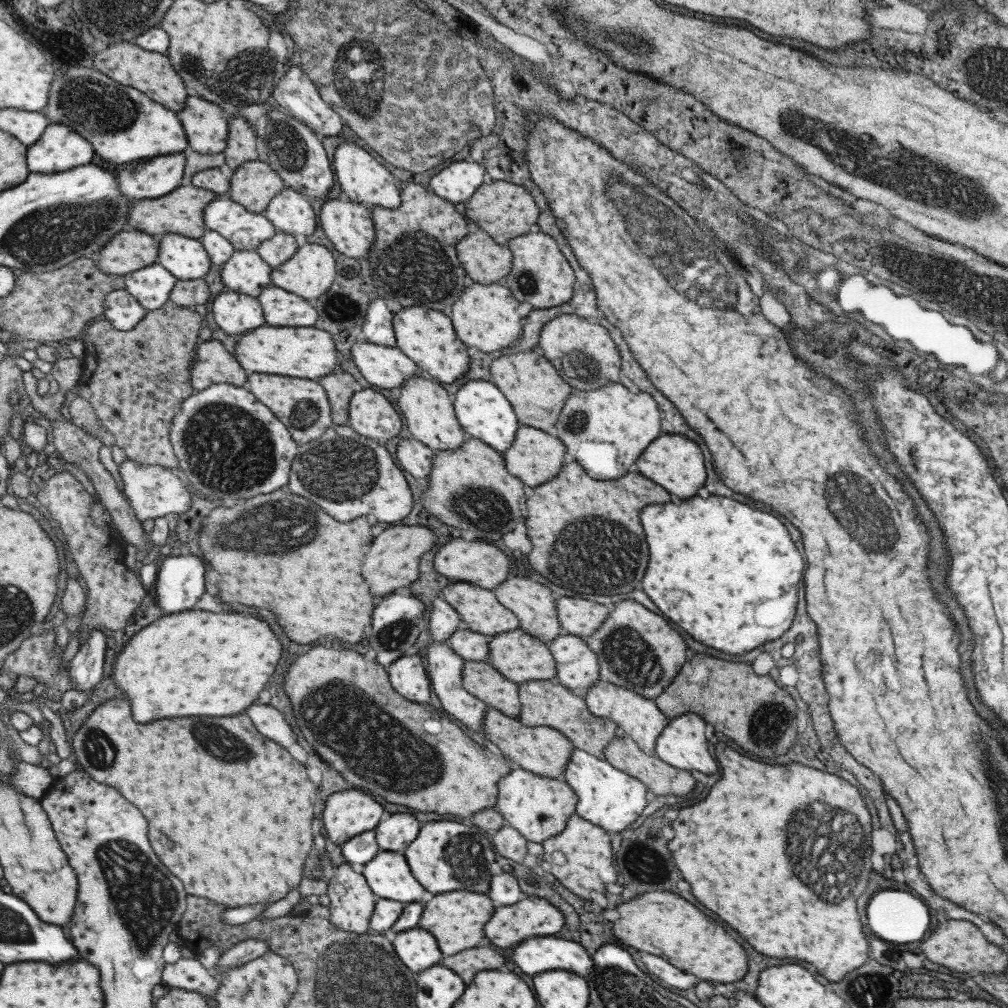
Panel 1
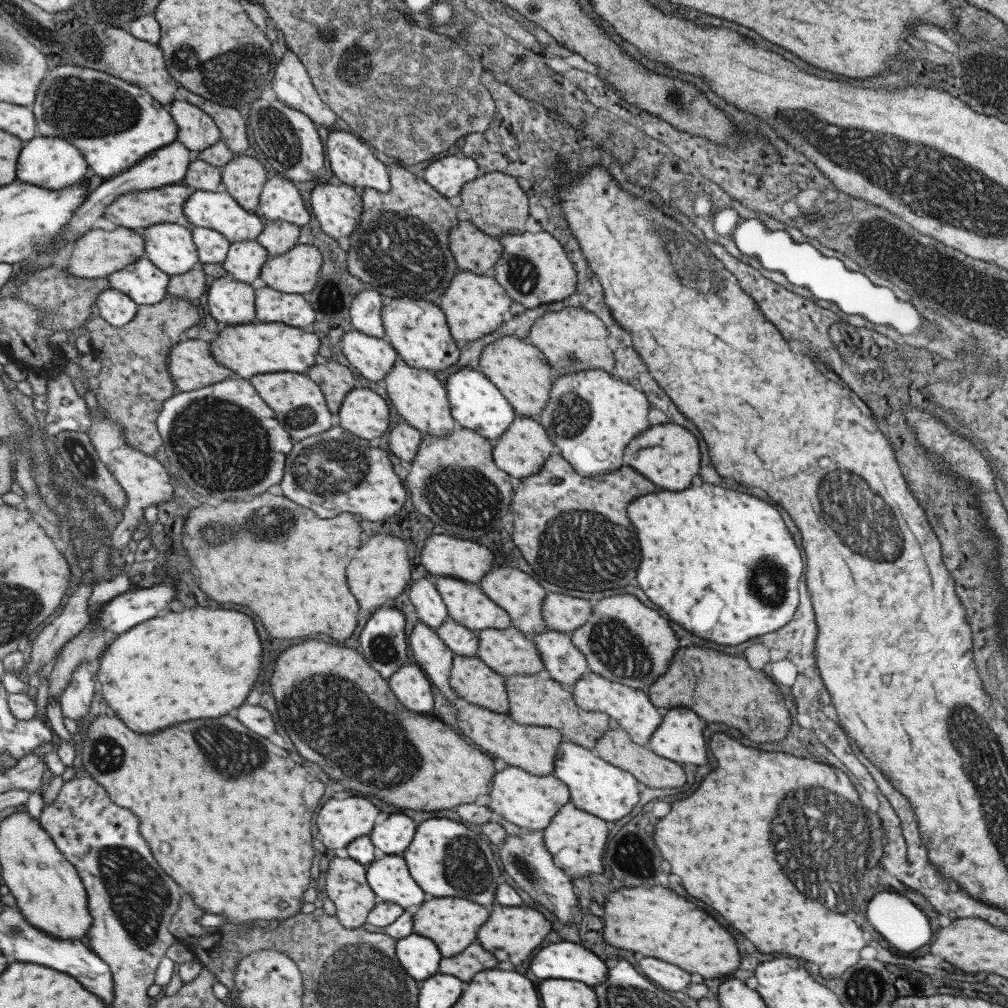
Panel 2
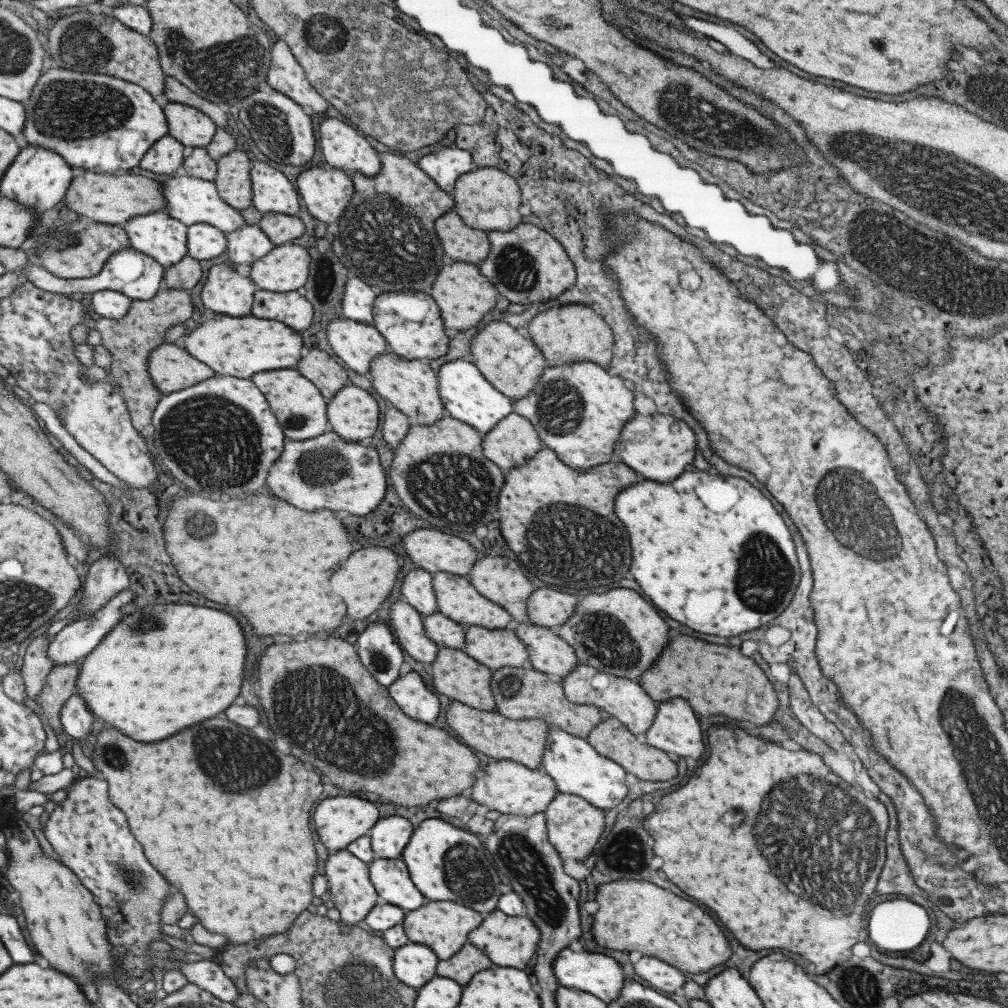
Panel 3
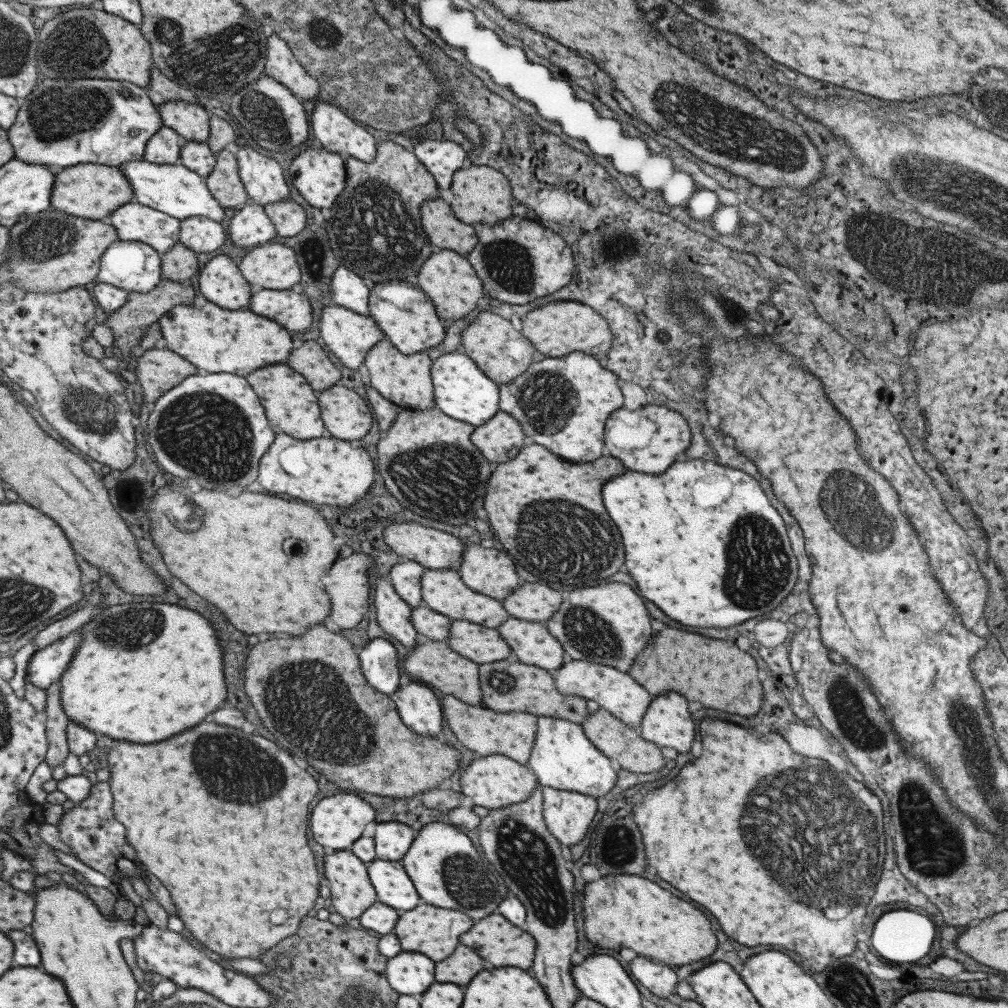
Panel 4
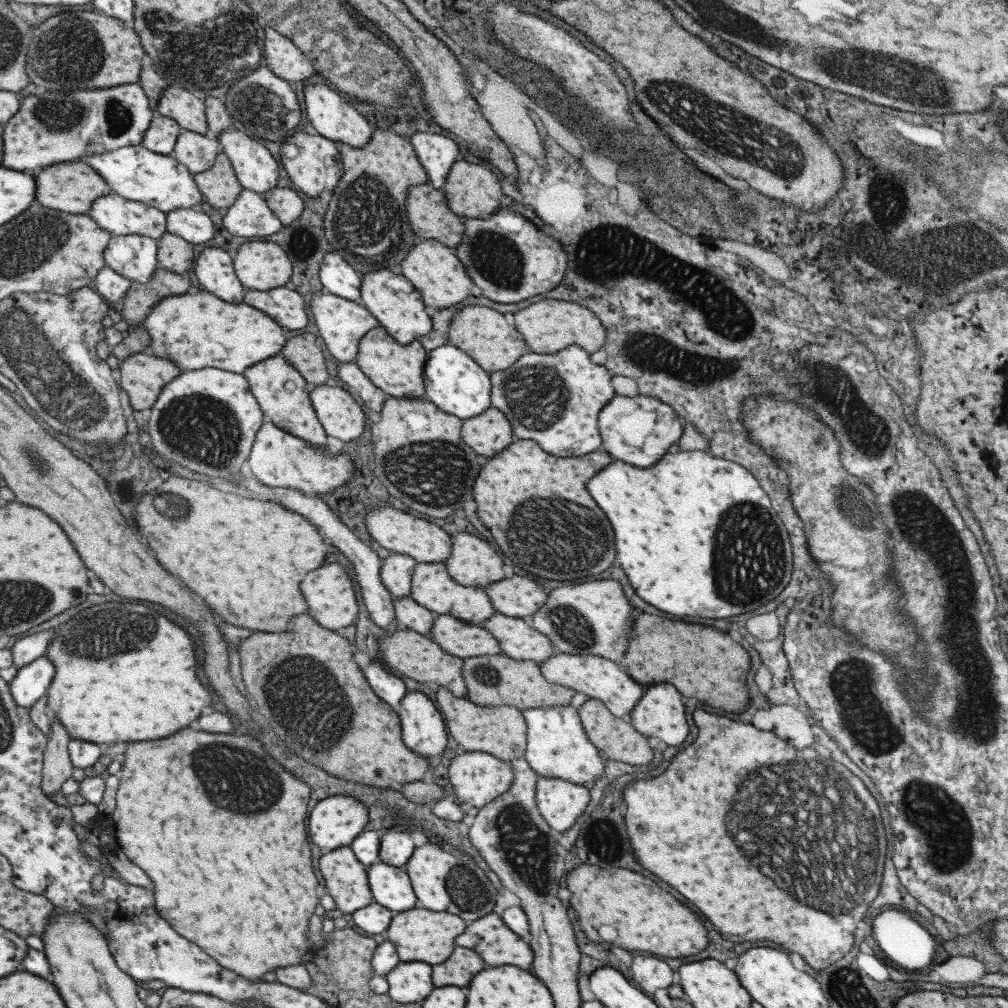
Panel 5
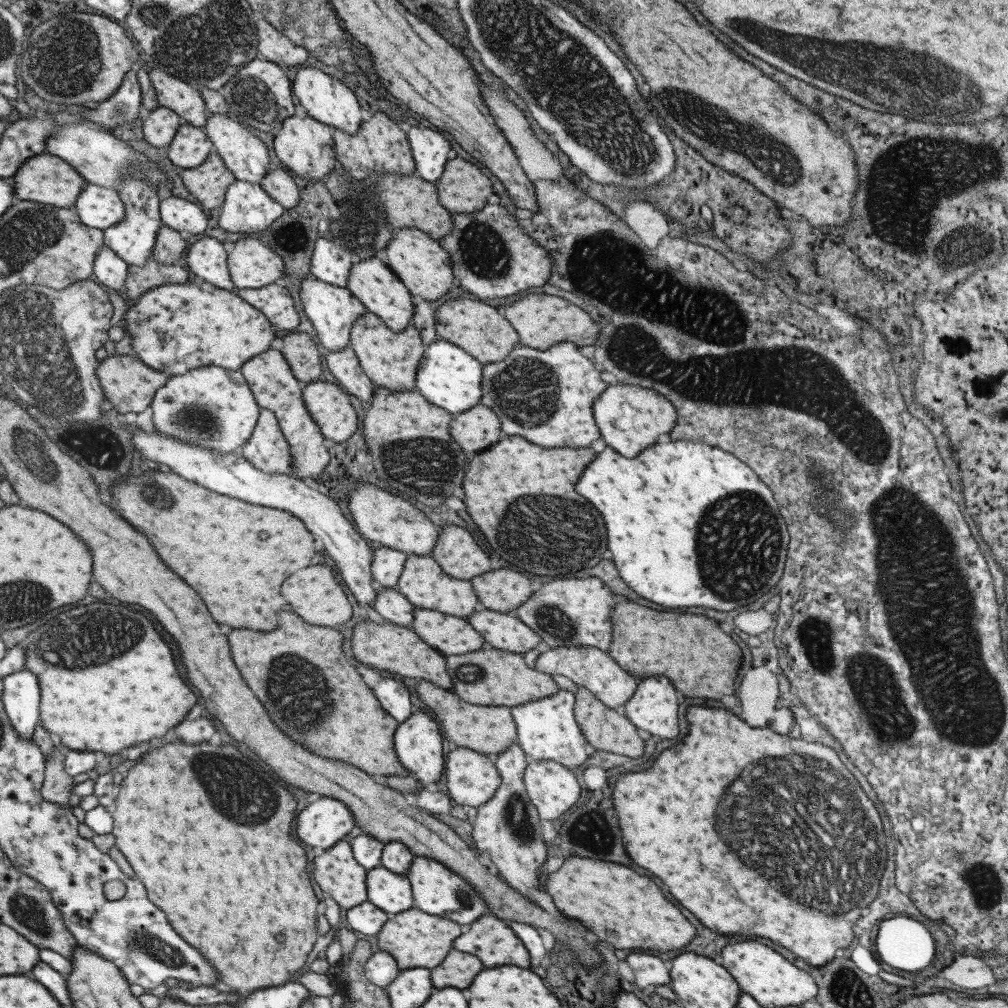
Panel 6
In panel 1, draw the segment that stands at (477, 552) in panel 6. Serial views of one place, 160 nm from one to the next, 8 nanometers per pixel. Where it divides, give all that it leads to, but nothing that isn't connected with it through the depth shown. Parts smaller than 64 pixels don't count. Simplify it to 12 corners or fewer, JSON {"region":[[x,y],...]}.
{"region":[[510,575],[492,592],[519,629],[547,644],[562,634],[545,585]]}

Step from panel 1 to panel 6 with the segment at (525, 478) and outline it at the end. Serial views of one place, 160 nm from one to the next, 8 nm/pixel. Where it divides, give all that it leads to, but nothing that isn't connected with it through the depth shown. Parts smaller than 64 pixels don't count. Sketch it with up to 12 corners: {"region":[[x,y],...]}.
{"region":[[480,403],[455,414],[449,434],[467,452],[501,438],[497,416]]}

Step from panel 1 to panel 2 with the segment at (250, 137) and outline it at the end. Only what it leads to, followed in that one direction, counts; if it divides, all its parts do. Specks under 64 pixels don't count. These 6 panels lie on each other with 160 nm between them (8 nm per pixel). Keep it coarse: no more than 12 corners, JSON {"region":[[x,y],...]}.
{"region":[[180,85],[174,100],[208,114],[220,140],[235,156],[250,153],[246,118]]}

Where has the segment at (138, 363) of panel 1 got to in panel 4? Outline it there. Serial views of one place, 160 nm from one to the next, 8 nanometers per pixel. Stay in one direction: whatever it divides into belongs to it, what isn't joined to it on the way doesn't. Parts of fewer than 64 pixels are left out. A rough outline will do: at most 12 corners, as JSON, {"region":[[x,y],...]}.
{"region":[[164,277],[128,291],[103,322],[129,362],[148,327],[174,306],[191,305],[189,282]]}

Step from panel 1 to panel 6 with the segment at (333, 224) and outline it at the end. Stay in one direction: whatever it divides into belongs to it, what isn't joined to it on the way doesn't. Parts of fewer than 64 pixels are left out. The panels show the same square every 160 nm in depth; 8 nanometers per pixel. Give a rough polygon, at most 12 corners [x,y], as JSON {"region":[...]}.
{"region":[[292,114],[273,136],[291,174],[321,181],[337,167],[327,124]]}

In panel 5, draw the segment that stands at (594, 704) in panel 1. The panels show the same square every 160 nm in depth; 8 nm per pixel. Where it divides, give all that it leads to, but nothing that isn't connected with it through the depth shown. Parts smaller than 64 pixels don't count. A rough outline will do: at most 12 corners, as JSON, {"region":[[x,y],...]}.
{"region":[[555,652],[545,680],[632,712],[645,691],[615,663]]}

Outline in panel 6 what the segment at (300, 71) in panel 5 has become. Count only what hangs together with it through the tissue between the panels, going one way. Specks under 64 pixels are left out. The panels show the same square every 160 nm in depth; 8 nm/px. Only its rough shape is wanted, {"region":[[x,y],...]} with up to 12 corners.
{"region":[[265,19],[257,21],[260,58],[297,66],[309,52]]}

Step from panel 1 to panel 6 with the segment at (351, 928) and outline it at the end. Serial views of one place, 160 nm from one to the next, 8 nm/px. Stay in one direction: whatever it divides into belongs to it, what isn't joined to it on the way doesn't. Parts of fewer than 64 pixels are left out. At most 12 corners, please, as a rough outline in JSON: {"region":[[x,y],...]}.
{"region":[[341,840],[311,878],[343,910],[367,901],[366,870]]}

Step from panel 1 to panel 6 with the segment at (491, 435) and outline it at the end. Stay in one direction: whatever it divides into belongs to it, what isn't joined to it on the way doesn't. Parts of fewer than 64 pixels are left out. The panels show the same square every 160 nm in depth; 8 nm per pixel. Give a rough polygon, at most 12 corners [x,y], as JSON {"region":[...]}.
{"region":[[437,338],[415,390],[451,415],[480,402],[482,364]]}

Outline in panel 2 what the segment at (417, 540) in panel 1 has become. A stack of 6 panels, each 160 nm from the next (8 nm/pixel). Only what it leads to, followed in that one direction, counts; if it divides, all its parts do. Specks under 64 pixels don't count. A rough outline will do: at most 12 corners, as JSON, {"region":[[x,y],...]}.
{"region":[[371,536],[345,568],[361,610],[410,583],[405,542]]}

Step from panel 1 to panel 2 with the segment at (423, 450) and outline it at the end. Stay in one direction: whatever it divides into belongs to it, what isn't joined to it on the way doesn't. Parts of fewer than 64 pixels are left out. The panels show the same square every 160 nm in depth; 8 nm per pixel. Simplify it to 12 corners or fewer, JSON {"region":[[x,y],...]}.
{"region":[[407,423],[389,432],[388,446],[403,465],[417,454],[422,433]]}

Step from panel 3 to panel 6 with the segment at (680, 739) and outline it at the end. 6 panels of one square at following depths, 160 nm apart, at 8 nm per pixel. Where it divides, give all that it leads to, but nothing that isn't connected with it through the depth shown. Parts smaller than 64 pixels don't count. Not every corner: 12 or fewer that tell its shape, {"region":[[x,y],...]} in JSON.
{"region":[[667,678],[636,683],[623,704],[637,729],[675,738],[677,692]]}

